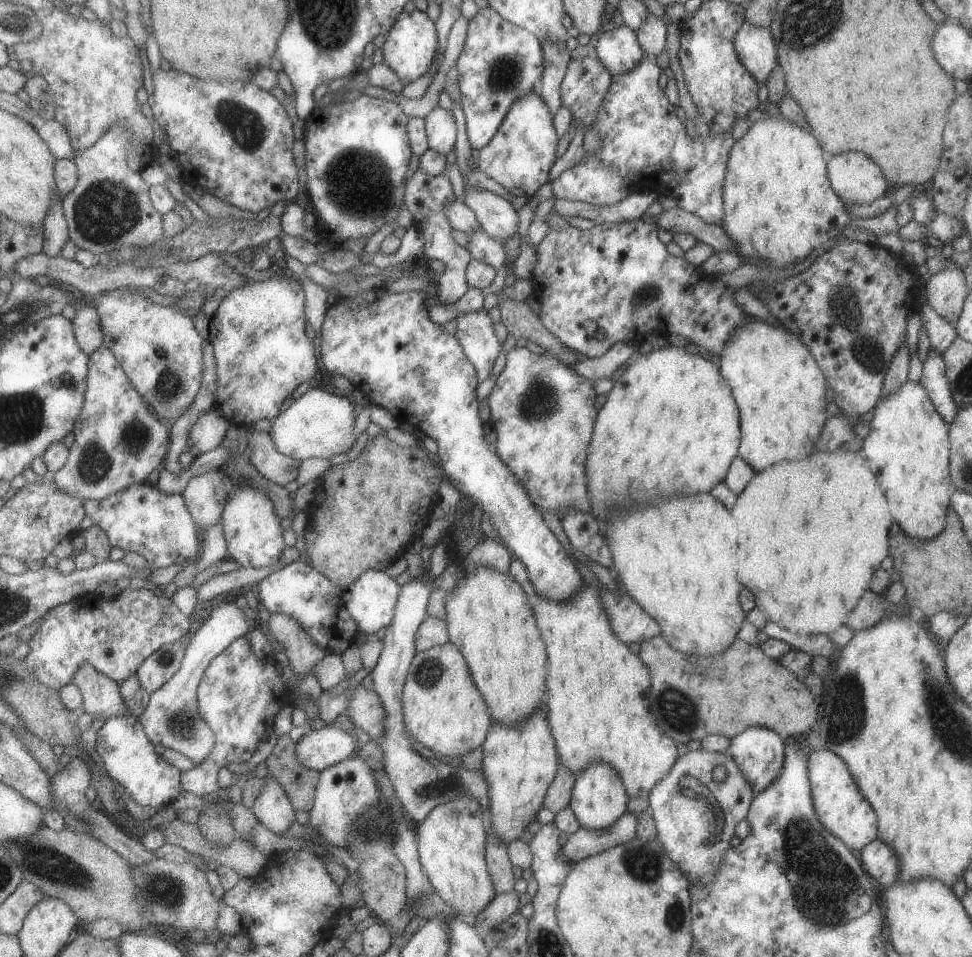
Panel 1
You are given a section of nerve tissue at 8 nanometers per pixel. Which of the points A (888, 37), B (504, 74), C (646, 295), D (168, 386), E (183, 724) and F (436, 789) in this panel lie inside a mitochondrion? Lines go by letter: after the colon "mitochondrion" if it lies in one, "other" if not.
A: other
B: mitochondrion
C: mitochondrion
D: mitochondrion
E: mitochondrion
F: mitochondrion

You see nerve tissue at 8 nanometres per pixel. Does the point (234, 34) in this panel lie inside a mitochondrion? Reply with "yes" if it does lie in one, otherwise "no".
no

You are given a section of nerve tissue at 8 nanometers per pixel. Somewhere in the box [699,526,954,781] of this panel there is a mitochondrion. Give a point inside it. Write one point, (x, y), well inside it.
(847, 715)

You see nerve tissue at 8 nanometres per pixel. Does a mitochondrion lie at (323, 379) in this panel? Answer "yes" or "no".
no

